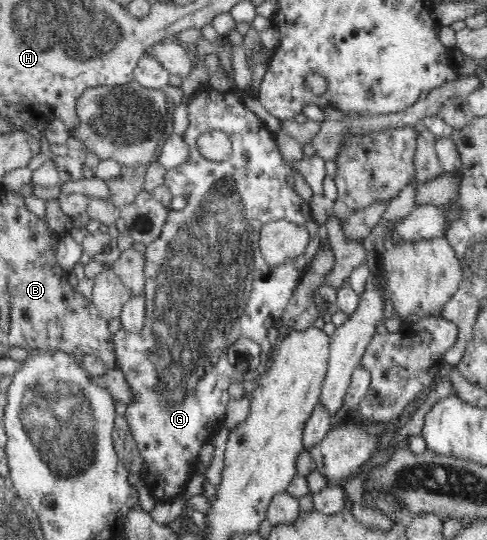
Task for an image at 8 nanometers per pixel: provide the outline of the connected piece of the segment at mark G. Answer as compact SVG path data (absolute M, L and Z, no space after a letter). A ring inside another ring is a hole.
M204 87L200 89L195 95L192 95L188 101L186 101L187 111L188 111L188 128L183 134L183 139L188 145L189 155L186 158L184 164L179 164L178 166L168 170L165 173L165 185L170 189L170 192L173 194L172 202L170 202L170 211L166 214L166 222L160 232L160 236L147 245L145 255L145 302L146 302L146 319L145 326L142 328L141 332L134 334L132 332L126 331L124 328L120 329L116 334L113 335L114 342L114 351L116 356L116 366L118 369L124 373L126 377L126 383L130 383L130 391L134 395L134 400L130 402L131 404L127 406L125 411L125 418L135 444L137 445L138 454L140 458L143 459L143 471L141 472L142 478L145 480L145 484L152 496L158 502L167 502L170 498L181 496L182 490L186 486L187 482L192 476L194 466L199 458L199 452L202 446L206 442L210 441L213 434L218 432L222 427L225 427L224 420L226 419L226 408L230 401L228 400L228 386L230 386L230 380L220 380L220 376L206 376L206 360L210 360L210 346L216 346L214 352L228 352L230 346L232 346L232 334L242 334L242 337L247 337L248 339L254 341L260 345L262 352L261 355L264 360L267 359L271 352L271 345L268 341L268 330L272 328L272 325L275 322L280 322L282 319L283 313L286 311L288 304L290 303L290 298L294 294L294 290L299 284L299 280L304 272L307 270L308 265L312 262L314 255L317 253L317 249L320 245L320 236L318 235L318 225L316 221L312 218L310 212L310 203L307 200L302 199L296 191L286 183L288 176L293 171L292 162L283 159L284 156L280 153L278 149L278 144L275 143L275 135L266 124L258 117L254 112L250 111L246 105L244 105L243 99L247 96L249 92L240 91L235 88L235 91L232 89L230 91L220 92L212 87ZM206 130L220 130L225 132L232 142L232 152L231 155L222 162L210 161L202 154L200 154L200 149L196 145L196 140L202 132ZM286 219L290 222L295 222L296 224L302 225L309 234L309 243L305 248L305 251L295 259L287 261L285 264L274 268L264 260L262 253L259 249L259 230L263 224L266 224L270 221ZM212 394L226 394L226 400L220 400Z

